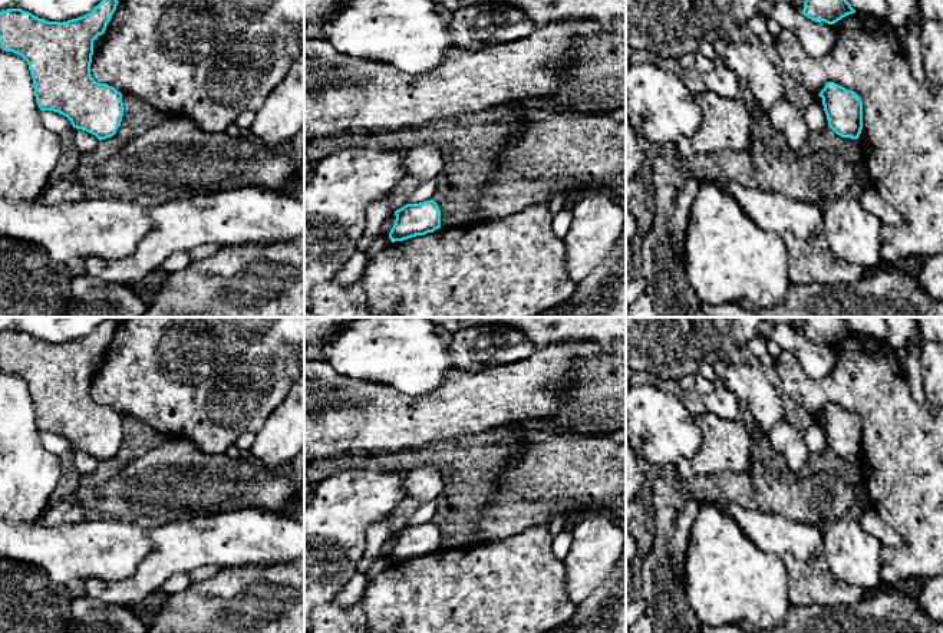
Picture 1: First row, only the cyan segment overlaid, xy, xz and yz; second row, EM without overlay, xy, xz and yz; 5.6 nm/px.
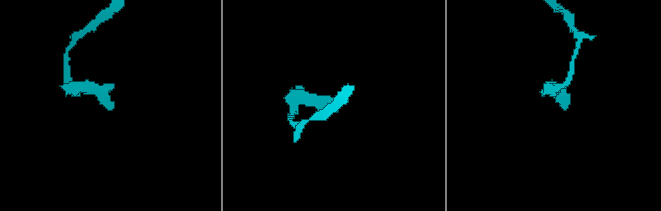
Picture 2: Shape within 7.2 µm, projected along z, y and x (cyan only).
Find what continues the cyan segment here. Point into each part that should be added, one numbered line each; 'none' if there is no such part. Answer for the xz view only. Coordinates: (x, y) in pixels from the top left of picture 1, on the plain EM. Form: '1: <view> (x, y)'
none

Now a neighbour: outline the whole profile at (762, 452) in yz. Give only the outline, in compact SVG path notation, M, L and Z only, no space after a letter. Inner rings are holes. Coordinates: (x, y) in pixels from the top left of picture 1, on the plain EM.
M745 405L741 406L739 421L745 425L752 439L752 462L761 464L771 474L778 475L785 482L801 478L801 472L792 472L784 456L771 445L768 433L762 431Z

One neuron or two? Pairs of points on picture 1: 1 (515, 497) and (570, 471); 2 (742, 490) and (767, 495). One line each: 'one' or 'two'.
1: one
2: two

